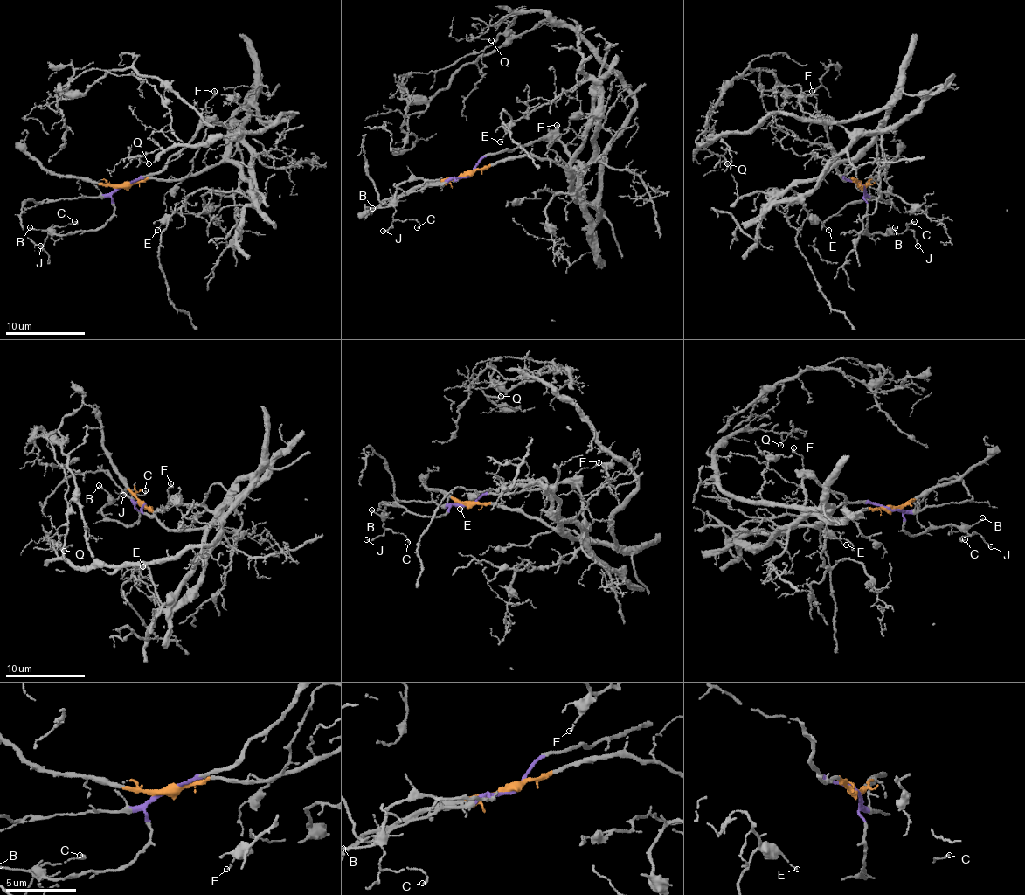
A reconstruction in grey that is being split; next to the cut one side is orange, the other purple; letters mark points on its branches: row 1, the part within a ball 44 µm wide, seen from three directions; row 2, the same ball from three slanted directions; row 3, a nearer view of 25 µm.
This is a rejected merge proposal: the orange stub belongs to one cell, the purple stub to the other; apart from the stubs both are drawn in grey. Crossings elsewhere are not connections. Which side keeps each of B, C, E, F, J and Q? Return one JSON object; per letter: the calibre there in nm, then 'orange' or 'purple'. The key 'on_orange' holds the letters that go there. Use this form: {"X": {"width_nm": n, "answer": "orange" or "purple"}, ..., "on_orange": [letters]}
{"B": {"width_nm": 150, "answer": "purple"}, "C": {"width_nm": 140, "answer": "purple"}, "E": {"width_nm": 80, "answer": "orange"}, "F": {"width_nm": 150, "answer": "purple"}, "J": {"width_nm": 150, "answer": "purple"}, "Q": {"width_nm": 80, "answer": "orange"}, "on_orange": ["E", "Q"]}

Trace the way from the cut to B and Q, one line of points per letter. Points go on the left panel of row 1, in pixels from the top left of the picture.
B: (125, 184), (111, 196), (114, 212), (94, 230), (49, 234), (45, 230), (29, 228)
Q: (125, 184), (204, 172), (248, 104), (262, 121), (292, 114), (136, 156), (148, 164)

